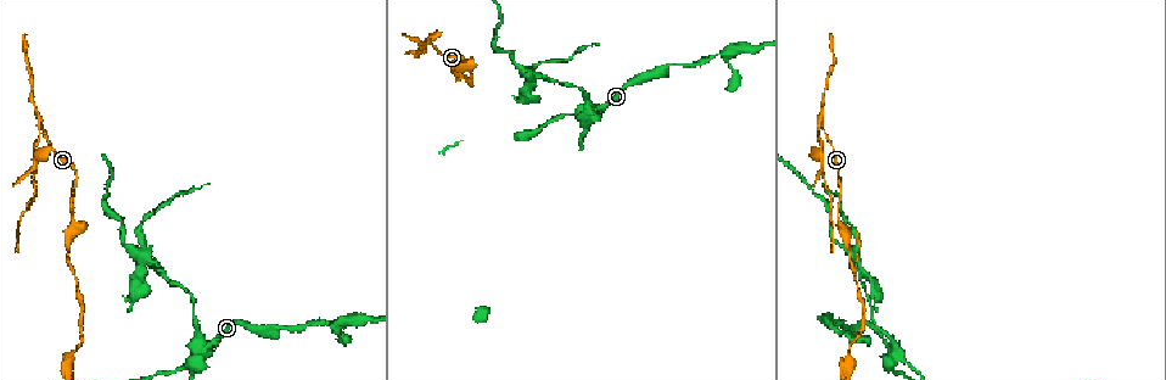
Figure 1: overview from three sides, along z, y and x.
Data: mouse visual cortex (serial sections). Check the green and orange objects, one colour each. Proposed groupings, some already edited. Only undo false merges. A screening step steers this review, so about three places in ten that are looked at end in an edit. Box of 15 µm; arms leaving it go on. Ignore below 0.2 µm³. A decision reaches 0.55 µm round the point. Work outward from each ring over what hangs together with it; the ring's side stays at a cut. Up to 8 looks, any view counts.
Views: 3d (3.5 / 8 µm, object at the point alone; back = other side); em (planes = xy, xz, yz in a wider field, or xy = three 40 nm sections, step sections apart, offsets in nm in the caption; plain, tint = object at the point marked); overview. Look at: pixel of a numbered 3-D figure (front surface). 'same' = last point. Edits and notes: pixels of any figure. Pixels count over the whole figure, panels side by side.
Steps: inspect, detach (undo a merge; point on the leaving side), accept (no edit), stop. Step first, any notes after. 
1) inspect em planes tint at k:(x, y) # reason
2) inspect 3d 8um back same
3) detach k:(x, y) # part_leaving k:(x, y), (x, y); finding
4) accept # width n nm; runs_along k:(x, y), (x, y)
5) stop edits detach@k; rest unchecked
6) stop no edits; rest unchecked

inspect 3d 3.5um at 1:(42, 128) # sharp bend

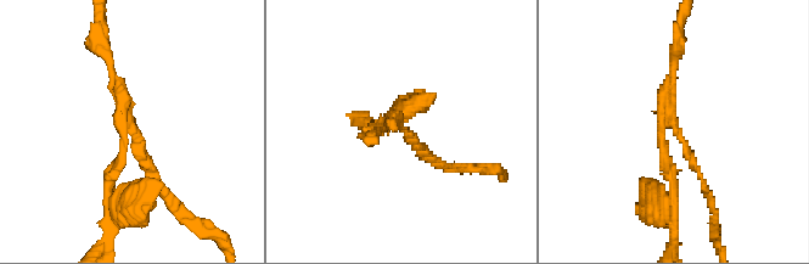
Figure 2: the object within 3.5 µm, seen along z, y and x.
inspect em xy step 3 tint at 2:(128, 122)

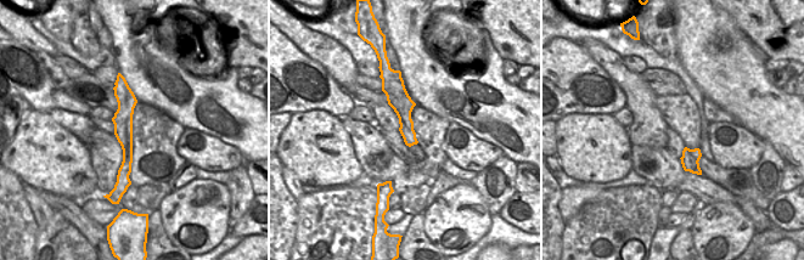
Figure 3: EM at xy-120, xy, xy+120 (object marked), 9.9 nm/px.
detach 2:(664, 163) # part_leaving 2:(668, 118), (662, 147), (674, 185), (674, 237); a second cell is stuck on

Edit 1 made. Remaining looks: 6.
inspect 3d 3.5um at 1:(201, 351) # four arms meet

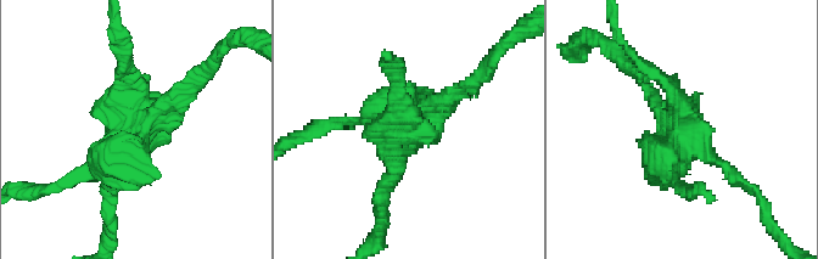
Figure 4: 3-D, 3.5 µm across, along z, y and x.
inspect em planes tint at 4:(677, 123)

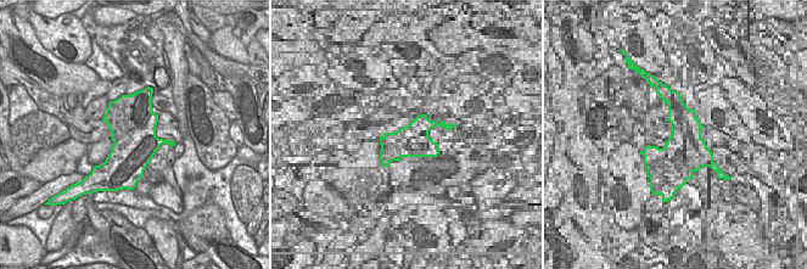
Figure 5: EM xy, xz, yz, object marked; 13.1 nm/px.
detach 4:(659, 74) # part_leaving 4:(683, 114), (677, 91), (645, 69), (614, 24); a second cell is stuck on

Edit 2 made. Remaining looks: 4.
stop edits detach@2, detach@4; rest unchecked

